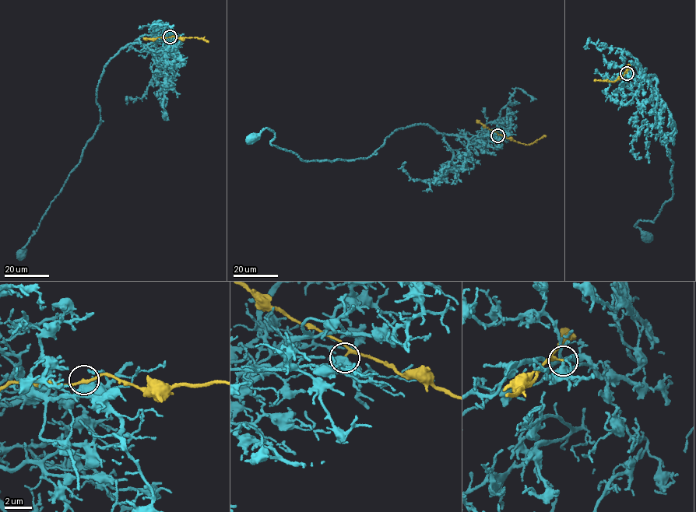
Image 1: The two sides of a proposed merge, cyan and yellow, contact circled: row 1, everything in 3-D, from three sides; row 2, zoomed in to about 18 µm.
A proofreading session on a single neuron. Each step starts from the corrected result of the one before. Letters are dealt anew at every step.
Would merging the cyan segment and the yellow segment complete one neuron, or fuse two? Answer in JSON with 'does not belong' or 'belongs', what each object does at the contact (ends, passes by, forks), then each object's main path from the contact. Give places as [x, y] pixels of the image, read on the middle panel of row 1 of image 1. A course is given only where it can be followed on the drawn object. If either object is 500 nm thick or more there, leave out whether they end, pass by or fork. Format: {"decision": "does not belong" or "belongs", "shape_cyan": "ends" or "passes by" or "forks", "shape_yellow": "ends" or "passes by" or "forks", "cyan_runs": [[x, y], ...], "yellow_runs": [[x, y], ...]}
{"decision": "does not belong", "shape_cyan": "passes by", "shape_yellow": "passes by", "cyan_runs": [[497, 135], [416, 124], [367, 157], [332, 162], [272, 145], [266, 128], [251, 136]], "yellow_runs": [[497, 135], [529, 145], [546, 135]]}

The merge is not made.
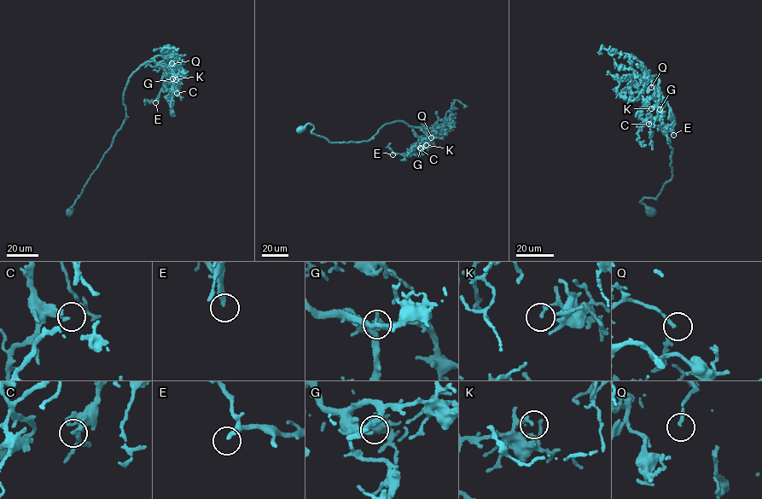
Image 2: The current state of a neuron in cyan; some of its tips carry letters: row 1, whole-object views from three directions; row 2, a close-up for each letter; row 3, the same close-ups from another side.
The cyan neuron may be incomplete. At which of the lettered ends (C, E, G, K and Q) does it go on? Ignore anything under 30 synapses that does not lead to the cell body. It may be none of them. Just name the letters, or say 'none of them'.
E, Q

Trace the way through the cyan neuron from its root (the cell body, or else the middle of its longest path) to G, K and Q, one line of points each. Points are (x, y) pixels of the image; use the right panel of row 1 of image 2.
G: (649, 210), (641, 201), (656, 199), (672, 174), (672, 148), (655, 100), (657, 78), (665, 100), (660, 109)
K: (649, 210), (641, 201), (656, 199), (672, 174), (672, 148), (655, 100), (657, 78), (665, 101), (651, 108)
Q: (649, 210), (641, 201), (656, 199), (672, 174), (656, 76), (651, 87)

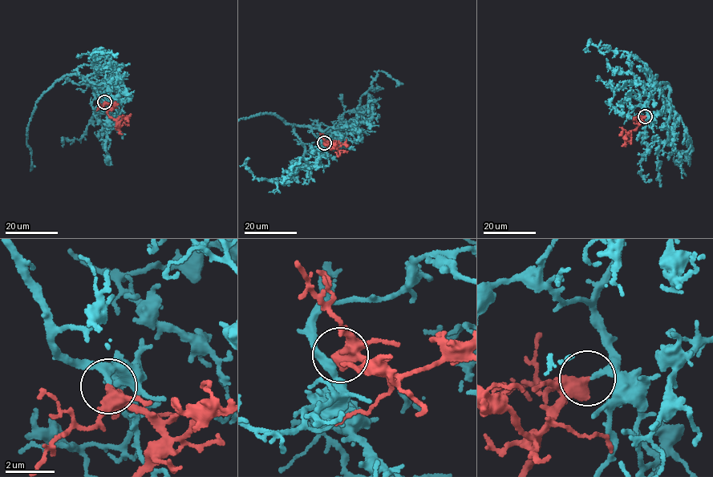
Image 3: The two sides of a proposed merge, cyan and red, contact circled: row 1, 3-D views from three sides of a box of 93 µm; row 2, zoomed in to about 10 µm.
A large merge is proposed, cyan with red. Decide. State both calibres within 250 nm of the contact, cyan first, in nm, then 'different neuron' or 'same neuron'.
150/600 nm | same neuron

